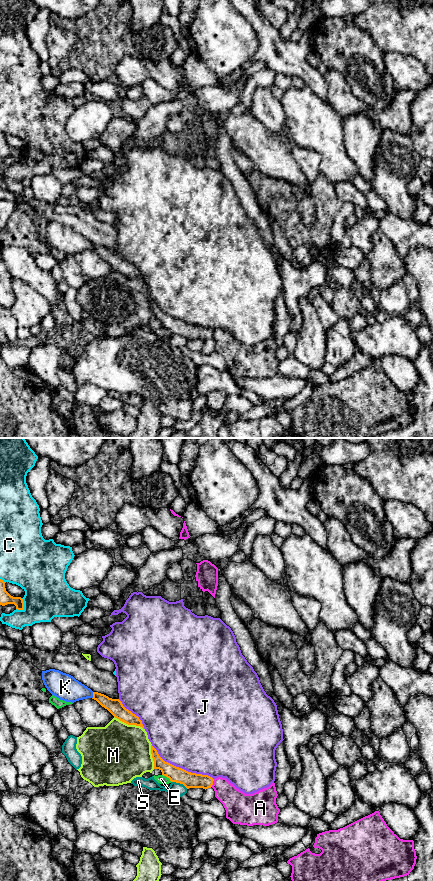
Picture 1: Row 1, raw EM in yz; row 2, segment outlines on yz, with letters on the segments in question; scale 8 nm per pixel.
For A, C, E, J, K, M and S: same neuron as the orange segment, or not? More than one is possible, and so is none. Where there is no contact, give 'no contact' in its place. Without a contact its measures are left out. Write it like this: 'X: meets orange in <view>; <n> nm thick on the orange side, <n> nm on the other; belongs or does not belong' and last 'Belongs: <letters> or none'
A: meets orange in yz; 130 nm thick on the orange side, 200 nm on the other; does not belong
C: meets orange in yz; 100 nm thick on the orange side, 360 nm on the other; does not belong
E: meets orange in yz; 130 nm thick on the orange side, 70 nm on the other; does not belong
J: meets orange in yz; 130 nm thick on the orange side, 500 nm on the other; does not belong
K: meets orange in yz; 120 nm thick on the orange side, 200 nm on the other; does not belong
M: meets orange in yz; 120 nm thick on the orange side, 480 nm on the other; does not belong
S: meets orange in yz; 130 nm thick on the orange side, 100 nm on the other; does not belong
Belongs: none

